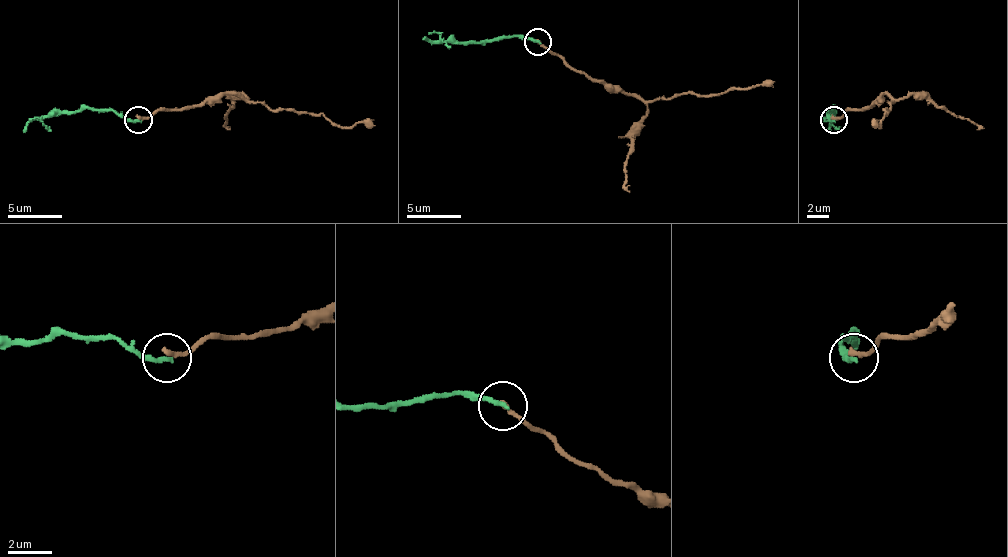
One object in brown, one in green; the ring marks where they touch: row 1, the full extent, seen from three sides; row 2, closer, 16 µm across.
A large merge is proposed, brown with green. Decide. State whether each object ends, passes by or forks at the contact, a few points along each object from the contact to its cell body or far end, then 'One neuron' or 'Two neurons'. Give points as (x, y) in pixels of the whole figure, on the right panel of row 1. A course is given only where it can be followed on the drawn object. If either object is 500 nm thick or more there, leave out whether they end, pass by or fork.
At the ring brown ends. At the ring green ends. Course of brown: (833, 119), (868, 108), (885, 94), (893, 100), (887, 111), (885, 108), (887, 114), (879, 127), (874, 124). Course of green: (833, 119), (827, 114), (833, 108), (830, 133). Two neurons

